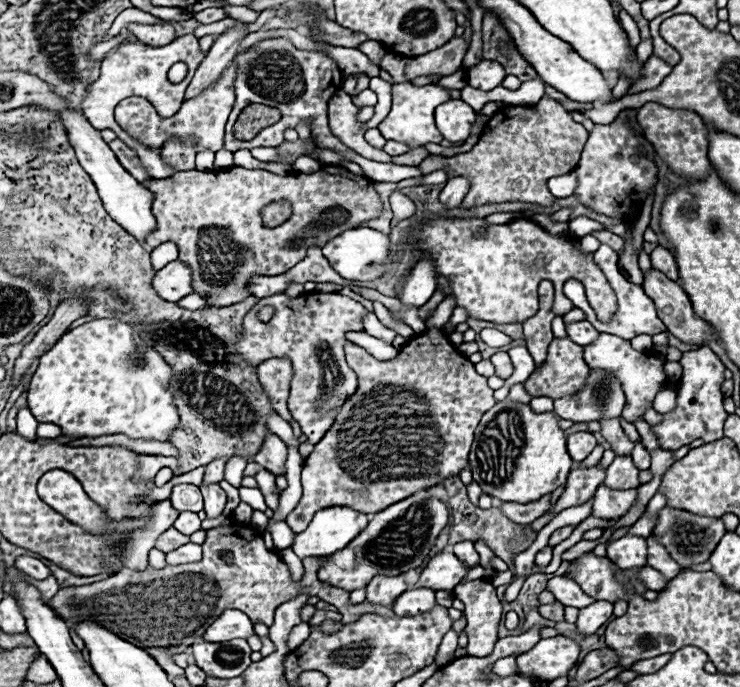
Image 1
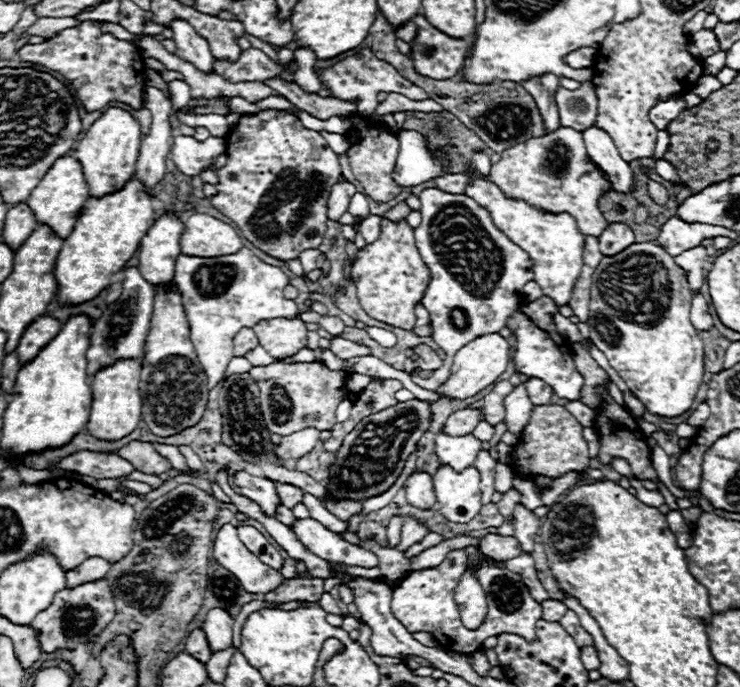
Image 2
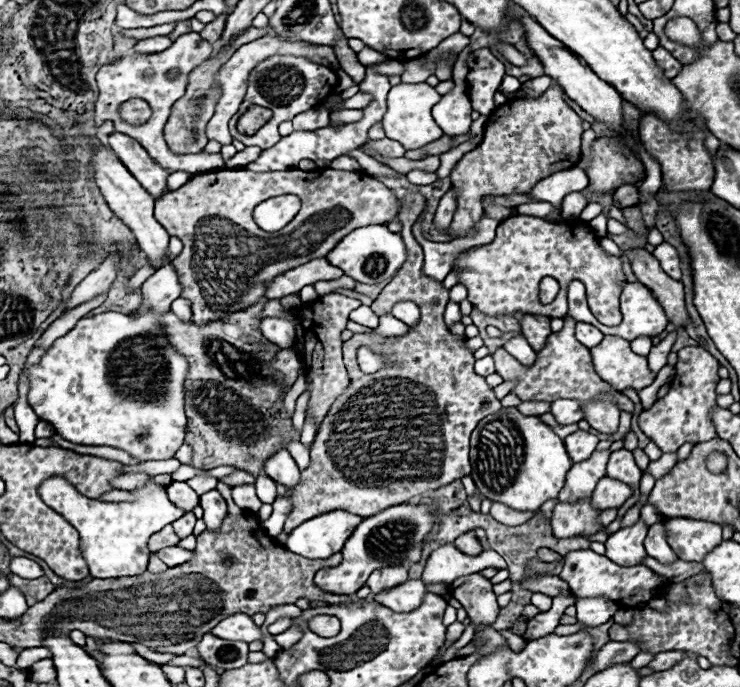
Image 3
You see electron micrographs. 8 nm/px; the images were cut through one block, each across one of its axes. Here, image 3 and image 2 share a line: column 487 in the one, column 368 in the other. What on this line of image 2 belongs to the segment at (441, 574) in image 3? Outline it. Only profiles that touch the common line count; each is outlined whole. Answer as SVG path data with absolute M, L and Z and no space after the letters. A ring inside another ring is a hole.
M306 518L296 520L292 526L296 536L300 536L302 544L316 552L316 556L324 556L324 560L332 560L336 564L348 564L348 566L360 566L360 568L374 568L378 566L378 558L374 552L358 548L346 540L342 540L338 534L324 528L320 522Z

